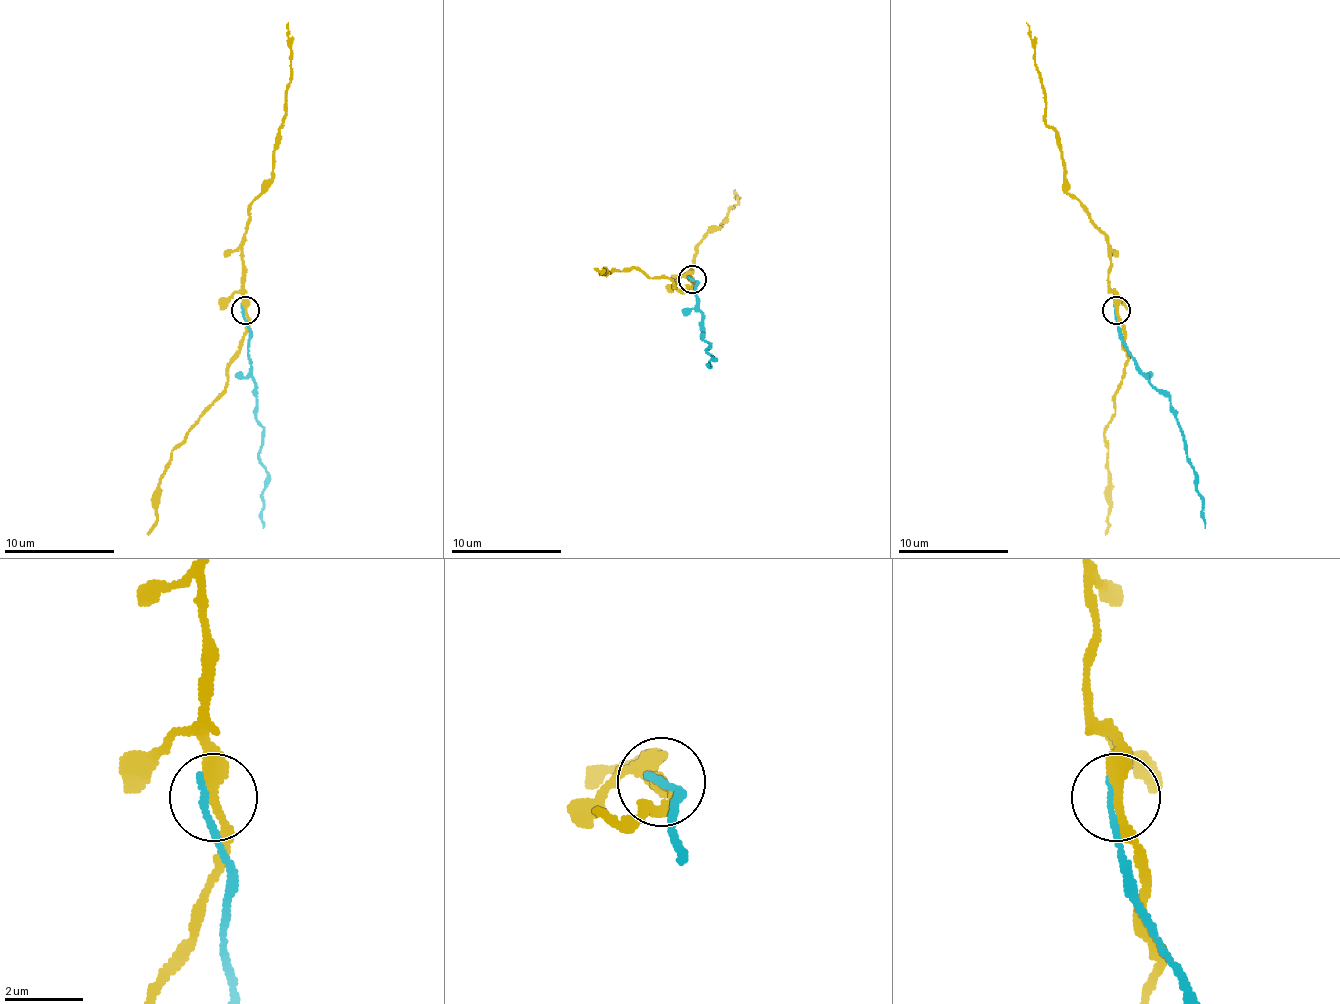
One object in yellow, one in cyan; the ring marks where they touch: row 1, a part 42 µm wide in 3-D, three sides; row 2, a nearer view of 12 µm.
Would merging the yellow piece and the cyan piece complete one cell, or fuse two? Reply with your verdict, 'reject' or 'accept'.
reject

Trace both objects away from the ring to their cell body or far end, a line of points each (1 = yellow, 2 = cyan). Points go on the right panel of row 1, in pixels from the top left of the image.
1: (1116, 310), (1107, 279), (1110, 246), (1063, 177), (1060, 141), (1046, 121), (1046, 94), (1027, 22)
2: (1116, 310), (1121, 343), (1135, 368), (1168, 398), (1174, 418), (1182, 429), (1187, 462), (1196, 470), (1204, 528)

